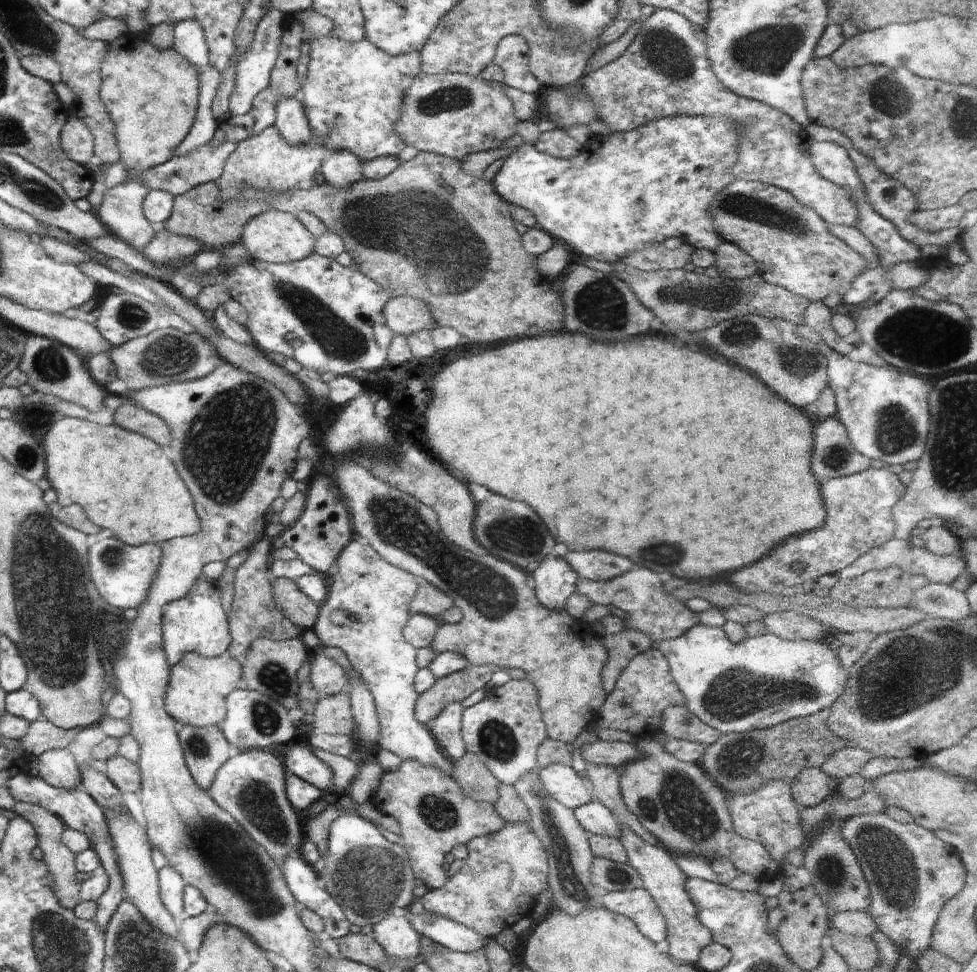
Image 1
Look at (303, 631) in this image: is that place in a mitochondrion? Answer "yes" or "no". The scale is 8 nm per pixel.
no

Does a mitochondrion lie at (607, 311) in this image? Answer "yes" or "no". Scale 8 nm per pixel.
yes

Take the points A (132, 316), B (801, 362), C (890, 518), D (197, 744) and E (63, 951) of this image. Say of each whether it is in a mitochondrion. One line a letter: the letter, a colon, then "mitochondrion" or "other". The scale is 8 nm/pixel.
A: mitochondrion
B: mitochondrion
C: other
D: mitochondrion
E: mitochondrion

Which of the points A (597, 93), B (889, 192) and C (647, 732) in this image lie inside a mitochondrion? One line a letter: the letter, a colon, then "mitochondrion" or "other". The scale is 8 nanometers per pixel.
A: other
B: other
C: other

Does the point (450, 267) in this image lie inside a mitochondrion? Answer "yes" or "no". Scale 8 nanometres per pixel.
yes

